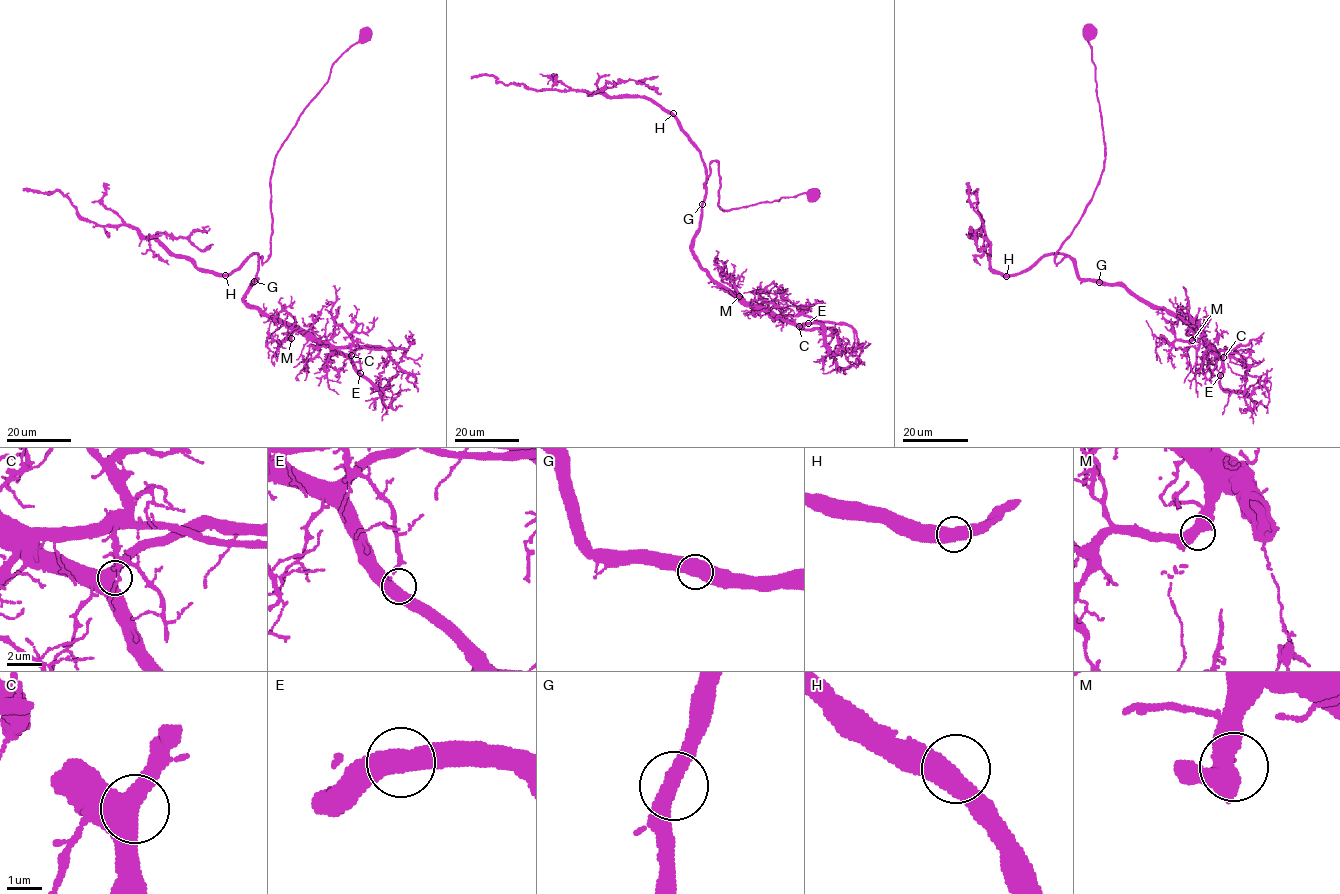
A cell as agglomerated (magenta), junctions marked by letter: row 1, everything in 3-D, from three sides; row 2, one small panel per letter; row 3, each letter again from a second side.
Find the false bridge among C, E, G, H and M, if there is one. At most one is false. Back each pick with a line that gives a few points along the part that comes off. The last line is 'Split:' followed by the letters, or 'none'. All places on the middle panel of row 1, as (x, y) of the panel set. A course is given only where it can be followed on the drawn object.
Split: none

